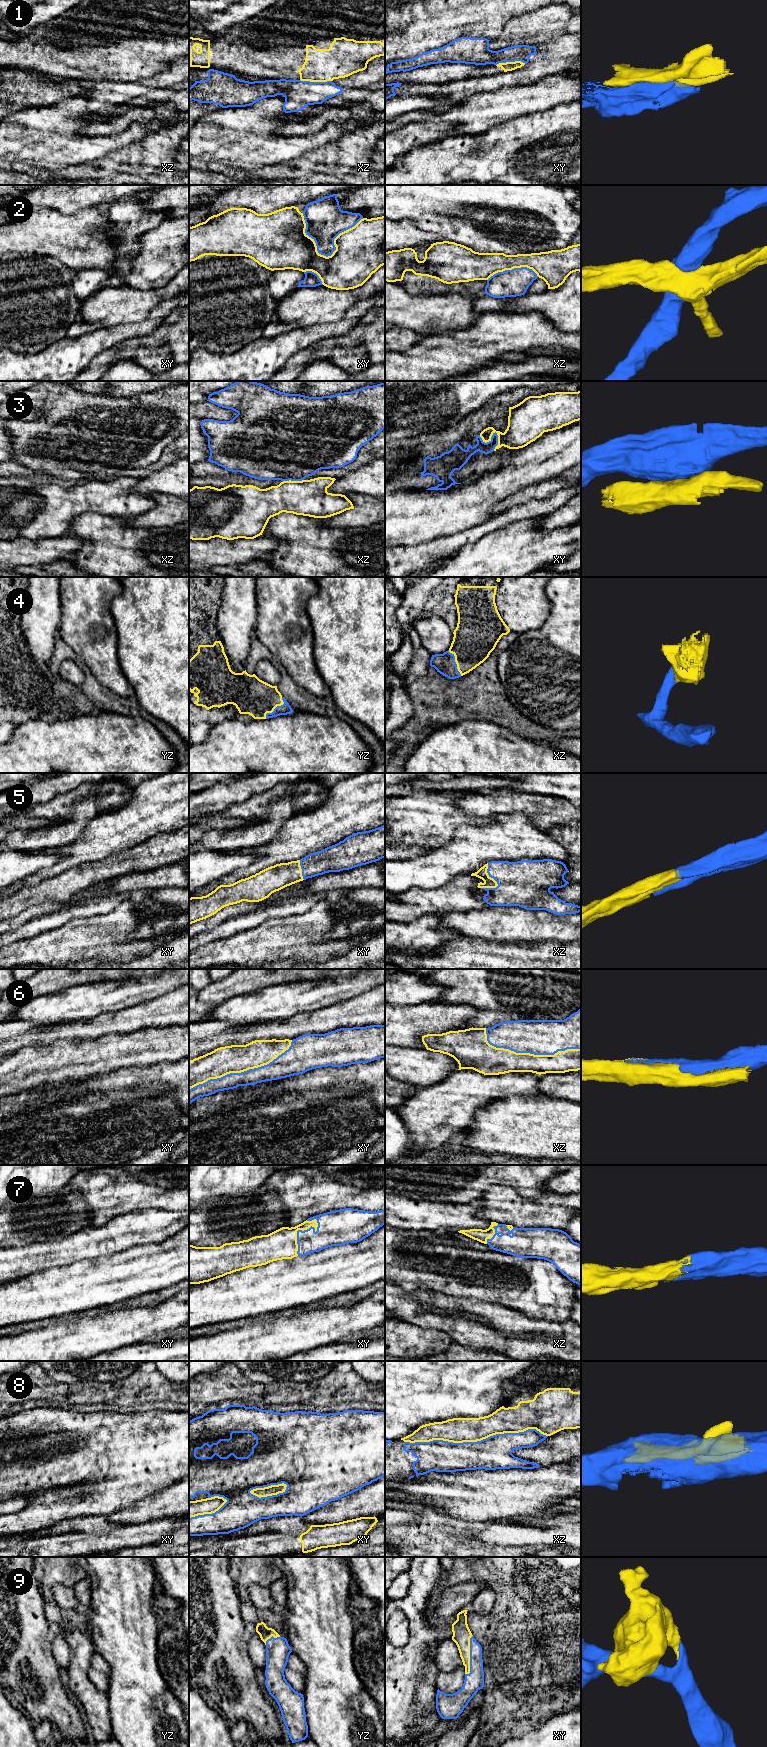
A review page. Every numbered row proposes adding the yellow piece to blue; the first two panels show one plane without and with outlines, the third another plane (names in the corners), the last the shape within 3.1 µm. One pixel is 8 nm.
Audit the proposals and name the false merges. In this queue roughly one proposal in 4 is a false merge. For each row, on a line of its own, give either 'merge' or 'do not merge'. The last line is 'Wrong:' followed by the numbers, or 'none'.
1: do not merge
2: do not merge
3: do not merge
4: merge
5: merge
6: merge
7: merge
8: do not merge
9: merge
Wrong: 1, 2, 3, 8

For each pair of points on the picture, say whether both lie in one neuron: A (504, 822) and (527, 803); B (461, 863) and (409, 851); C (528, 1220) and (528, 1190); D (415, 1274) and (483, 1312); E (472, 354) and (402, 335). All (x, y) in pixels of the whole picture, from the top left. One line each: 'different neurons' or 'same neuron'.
A: different neurons
B: different neurons
C: different neurons
D: different neurons
E: different neurons

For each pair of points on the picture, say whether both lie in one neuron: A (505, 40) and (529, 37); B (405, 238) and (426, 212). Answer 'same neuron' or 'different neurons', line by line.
A: same neuron
B: different neurons

